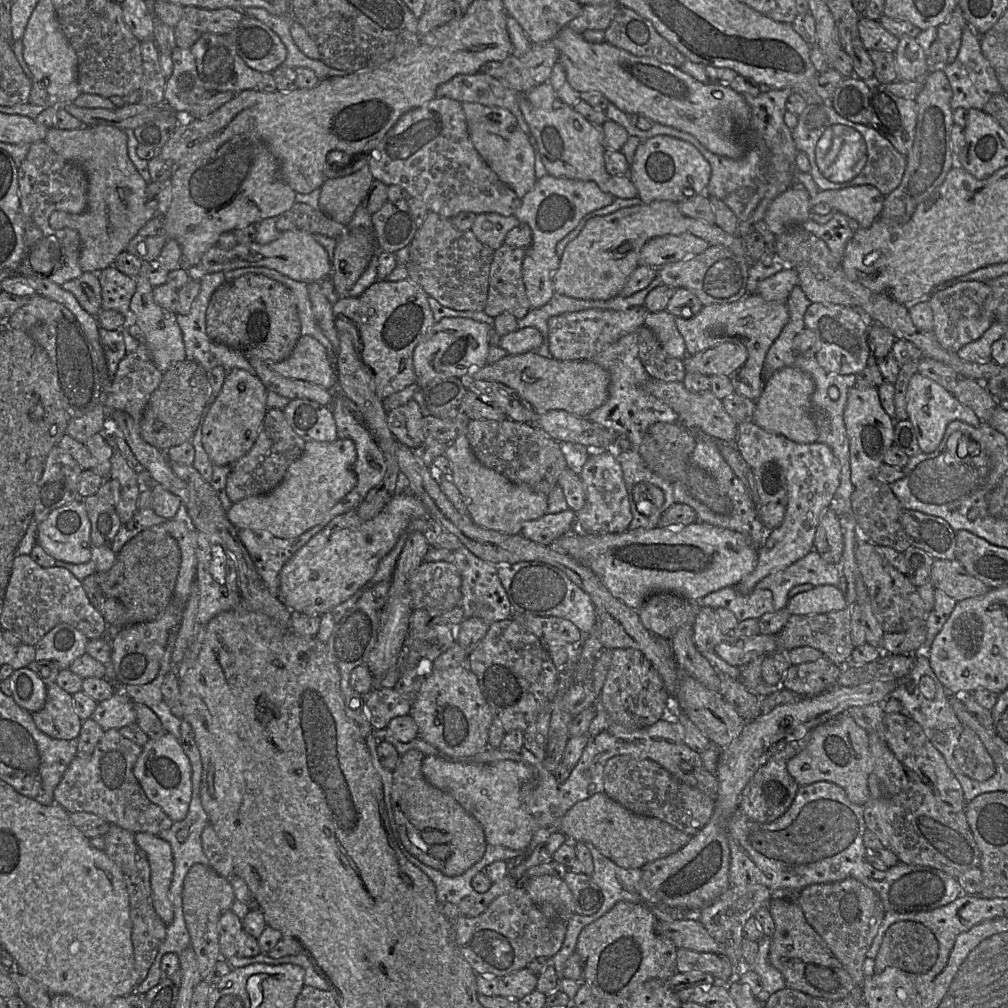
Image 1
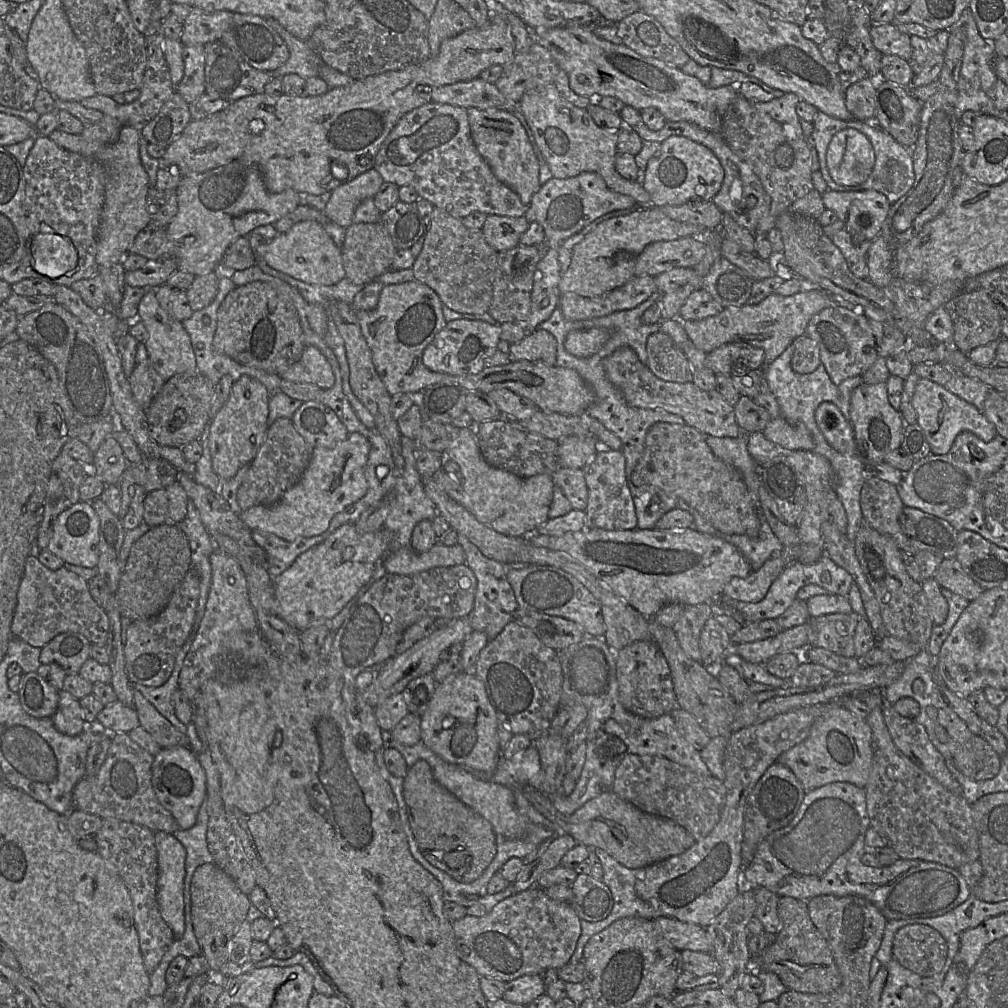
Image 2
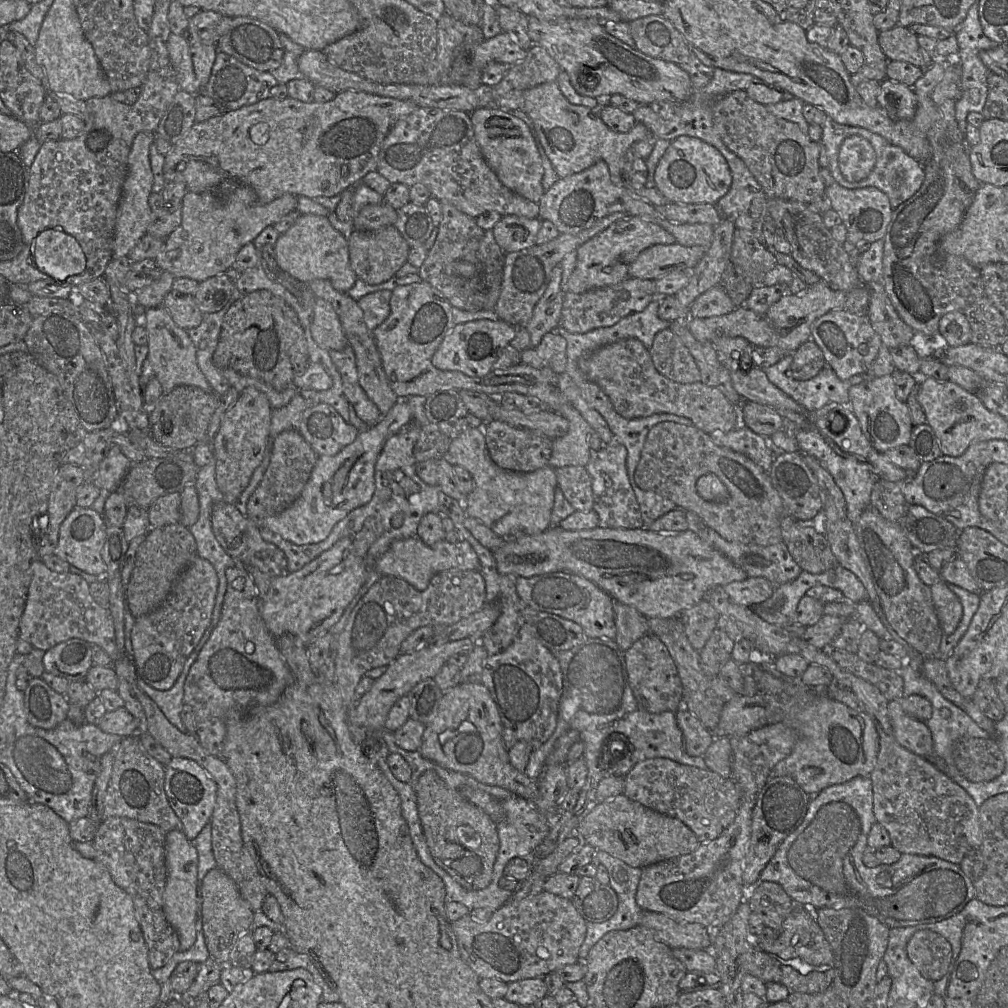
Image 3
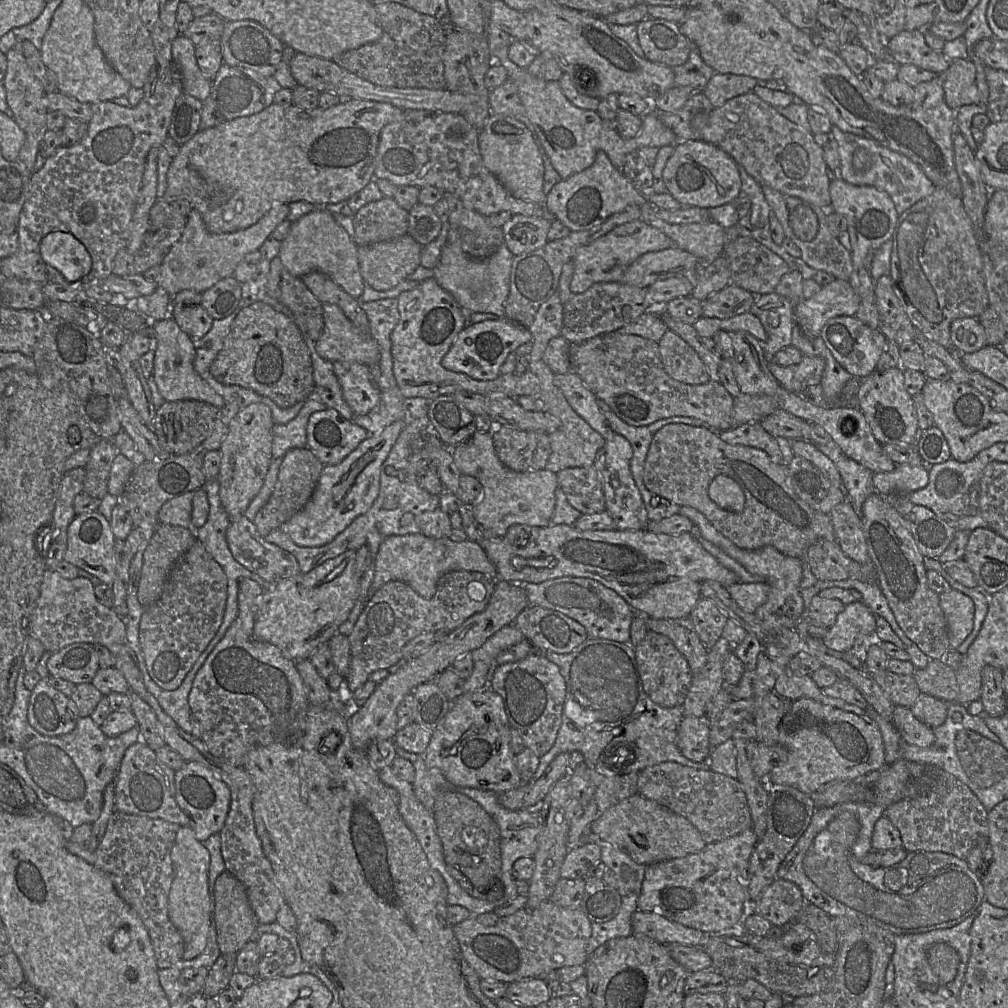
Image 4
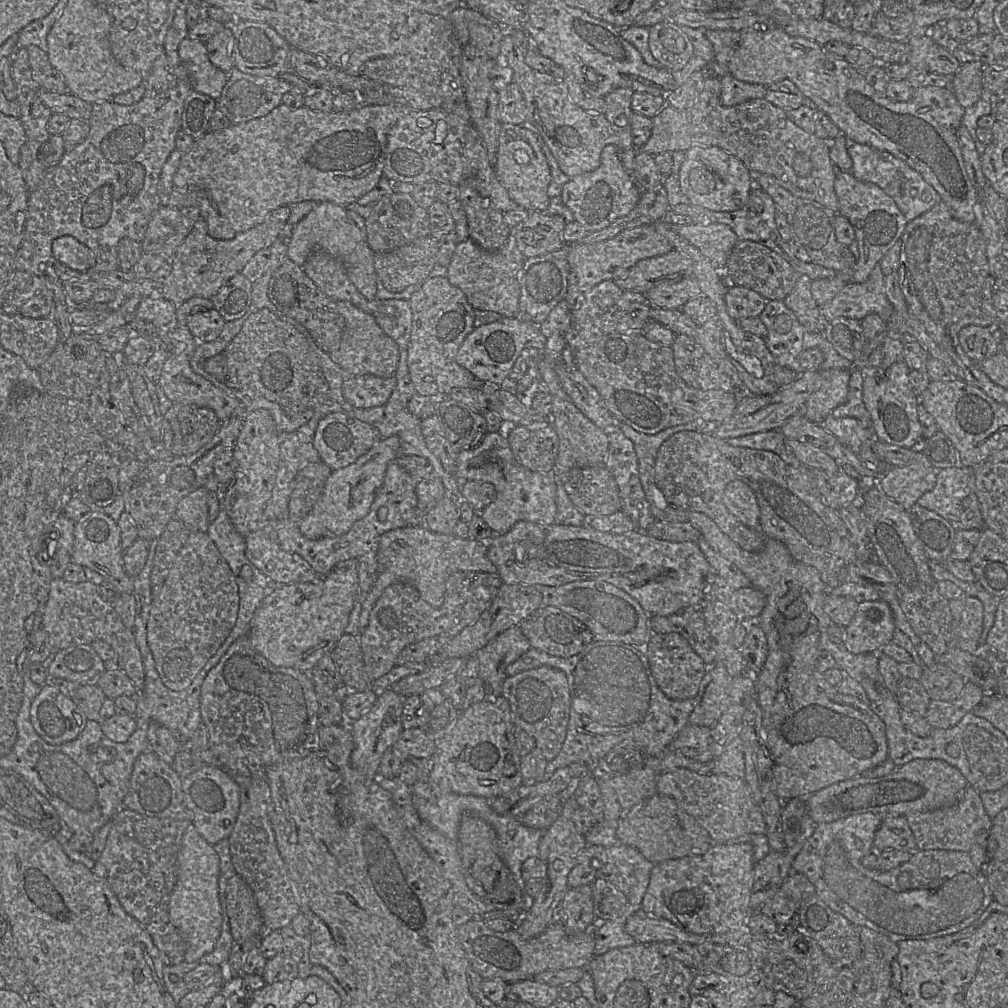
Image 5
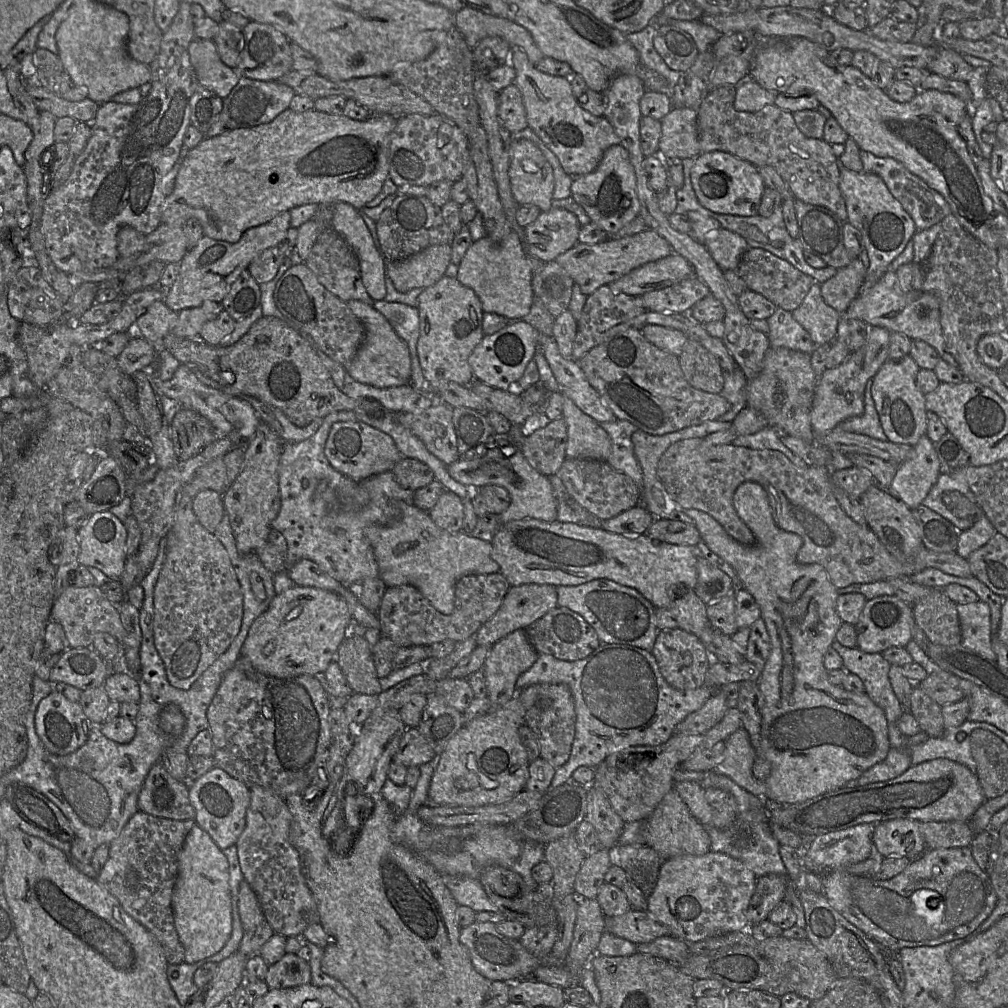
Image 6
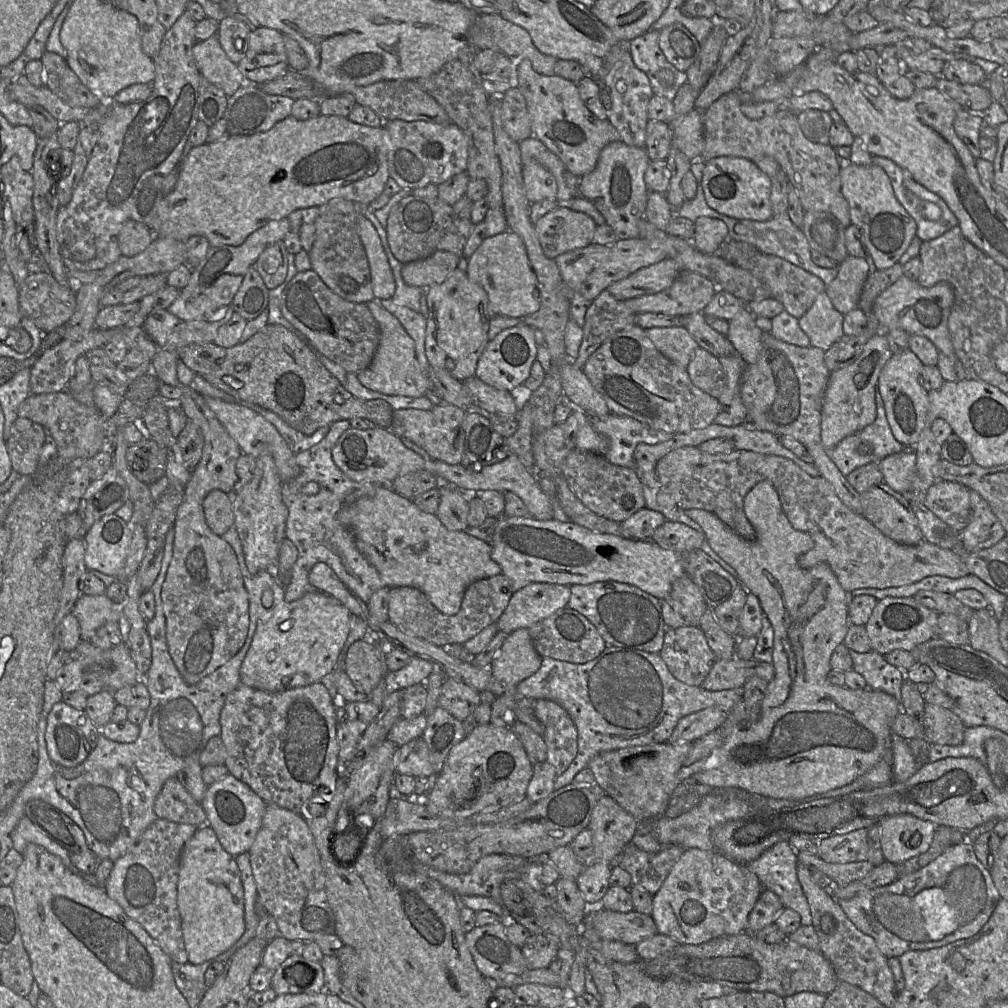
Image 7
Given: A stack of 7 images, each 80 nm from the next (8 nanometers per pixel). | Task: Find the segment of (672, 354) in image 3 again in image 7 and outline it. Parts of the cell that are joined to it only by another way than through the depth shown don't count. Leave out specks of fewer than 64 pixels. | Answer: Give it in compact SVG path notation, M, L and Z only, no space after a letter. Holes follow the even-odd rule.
M697 347L686 367L691 382L703 392L719 398L726 385L726 375L719 358Z

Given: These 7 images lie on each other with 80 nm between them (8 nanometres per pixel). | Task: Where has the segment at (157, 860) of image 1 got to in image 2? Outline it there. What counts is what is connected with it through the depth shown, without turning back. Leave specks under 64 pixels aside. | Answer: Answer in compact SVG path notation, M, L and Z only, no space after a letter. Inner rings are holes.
M155 832L158 853L157 901L176 939L185 932L184 879L186 850L172 834Z

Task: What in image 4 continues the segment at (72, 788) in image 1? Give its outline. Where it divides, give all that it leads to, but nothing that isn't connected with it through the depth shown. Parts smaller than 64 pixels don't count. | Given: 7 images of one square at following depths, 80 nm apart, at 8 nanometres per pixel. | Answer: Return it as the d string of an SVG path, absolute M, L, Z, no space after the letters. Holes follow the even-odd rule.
M144 742L128 747L124 753L114 779L114 809L125 814L161 819L179 826L189 825L189 818L177 805L175 794L175 772L163 764L155 752Z

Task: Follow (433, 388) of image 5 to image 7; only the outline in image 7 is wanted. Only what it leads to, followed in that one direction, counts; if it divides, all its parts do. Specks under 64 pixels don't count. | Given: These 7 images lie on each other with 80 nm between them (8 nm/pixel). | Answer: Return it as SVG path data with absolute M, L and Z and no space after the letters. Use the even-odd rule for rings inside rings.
M458 268L445 281L425 290L428 306L425 351L429 364L434 369L446 370L454 378L465 381L475 375L477 362L489 342L491 316L487 309L488 295Z

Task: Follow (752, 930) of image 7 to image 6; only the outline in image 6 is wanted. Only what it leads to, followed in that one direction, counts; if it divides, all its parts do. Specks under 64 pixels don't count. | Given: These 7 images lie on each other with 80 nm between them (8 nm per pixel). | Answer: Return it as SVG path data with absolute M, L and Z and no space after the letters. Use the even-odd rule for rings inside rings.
M767 874L760 876L756 880L756 888L751 897L749 907L747 909L747 920L750 925L755 925L761 921L768 919L770 912L784 900L786 888L790 879L787 875Z

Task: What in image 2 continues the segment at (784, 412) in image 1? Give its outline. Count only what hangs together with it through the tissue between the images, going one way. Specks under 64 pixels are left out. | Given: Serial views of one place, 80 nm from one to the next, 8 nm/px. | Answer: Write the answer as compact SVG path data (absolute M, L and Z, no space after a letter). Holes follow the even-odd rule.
M782 416L772 418L763 431L770 441L789 450L810 450L814 448L811 436L803 427L790 424Z

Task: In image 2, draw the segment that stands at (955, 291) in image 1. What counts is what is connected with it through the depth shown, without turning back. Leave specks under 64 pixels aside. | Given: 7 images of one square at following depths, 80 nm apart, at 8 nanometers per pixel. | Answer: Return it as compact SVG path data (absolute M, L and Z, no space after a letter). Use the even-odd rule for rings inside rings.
M977 288L960 293L945 303L943 307L949 313L953 322L952 344L960 351L968 353L975 347L1004 338L1001 333L999 313L984 289Z

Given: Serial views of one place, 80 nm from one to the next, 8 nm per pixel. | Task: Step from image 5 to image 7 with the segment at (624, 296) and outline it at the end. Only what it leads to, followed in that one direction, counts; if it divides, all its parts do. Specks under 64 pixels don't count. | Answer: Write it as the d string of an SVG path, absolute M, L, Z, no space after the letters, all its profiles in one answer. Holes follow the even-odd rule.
M606 289L591 301L582 327L583 338L574 365L583 369L587 359L616 332L635 325L637 314Z

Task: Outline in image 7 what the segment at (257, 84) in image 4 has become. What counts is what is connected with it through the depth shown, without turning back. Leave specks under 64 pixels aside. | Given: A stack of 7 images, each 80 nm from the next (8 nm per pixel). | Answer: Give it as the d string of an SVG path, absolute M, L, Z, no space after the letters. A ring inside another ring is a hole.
M246 81L228 97L223 119L230 135L266 132L291 115L294 102L287 96L269 95L259 85Z

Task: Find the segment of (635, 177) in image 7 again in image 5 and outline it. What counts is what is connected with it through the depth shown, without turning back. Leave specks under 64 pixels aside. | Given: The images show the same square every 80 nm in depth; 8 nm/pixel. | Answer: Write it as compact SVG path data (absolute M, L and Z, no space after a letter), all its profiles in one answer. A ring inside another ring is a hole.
M607 145L601 153L600 166L589 173L572 177L562 188L561 200L571 210L575 222L587 231L599 231L616 219L628 215L638 204L641 194L619 157L616 145Z

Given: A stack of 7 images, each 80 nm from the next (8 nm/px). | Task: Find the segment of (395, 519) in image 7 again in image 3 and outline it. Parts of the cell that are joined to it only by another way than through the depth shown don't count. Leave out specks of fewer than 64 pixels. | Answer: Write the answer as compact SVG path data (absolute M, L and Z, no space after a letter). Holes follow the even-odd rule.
M417 536L392 542L389 549L375 563L375 569L381 576L402 578L419 591L424 591L431 578L438 572L451 569L479 571L479 568L478 556L467 541L449 543L443 540L427 545Z

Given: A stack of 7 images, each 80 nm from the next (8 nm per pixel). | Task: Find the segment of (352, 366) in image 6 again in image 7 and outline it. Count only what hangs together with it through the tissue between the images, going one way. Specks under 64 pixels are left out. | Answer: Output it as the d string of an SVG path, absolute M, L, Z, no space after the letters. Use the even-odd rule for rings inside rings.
M375 298L373 301L366 303L366 305L379 324L380 342L372 362L366 369L357 373L357 378L365 387L382 394L408 397L425 396L426 392L432 385L429 375L421 369L421 366L417 360L415 342L413 338L407 333L401 322L391 312L381 306L377 300L380 299Z

